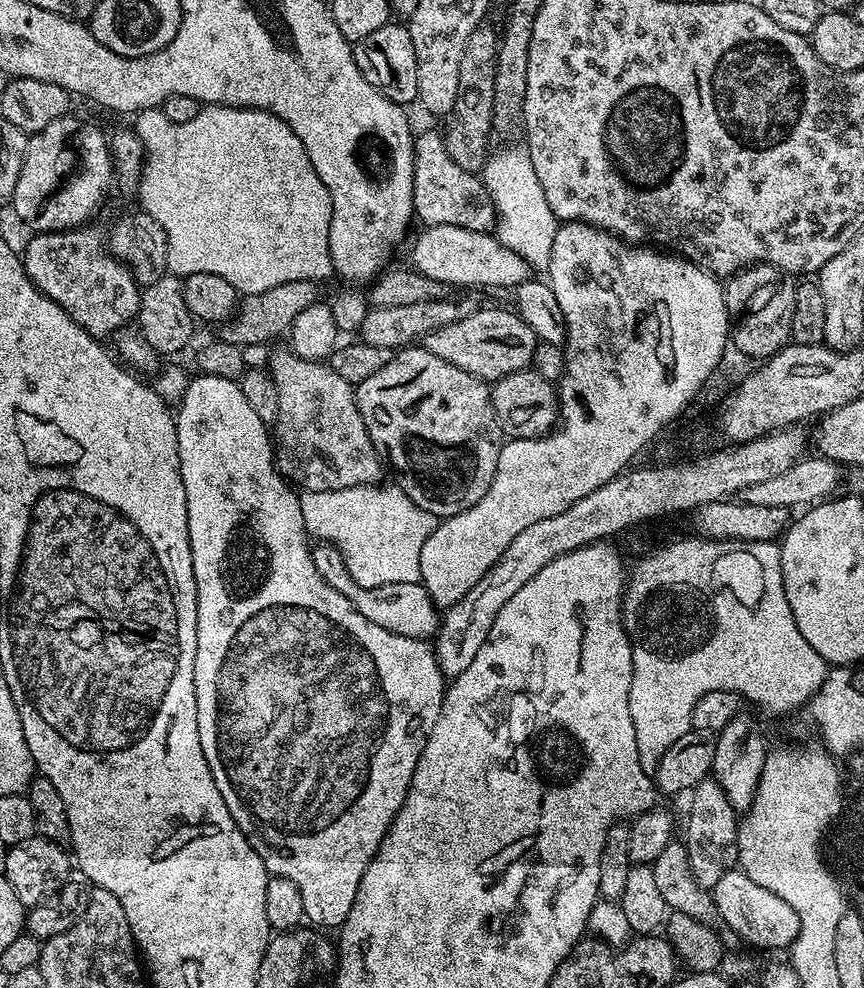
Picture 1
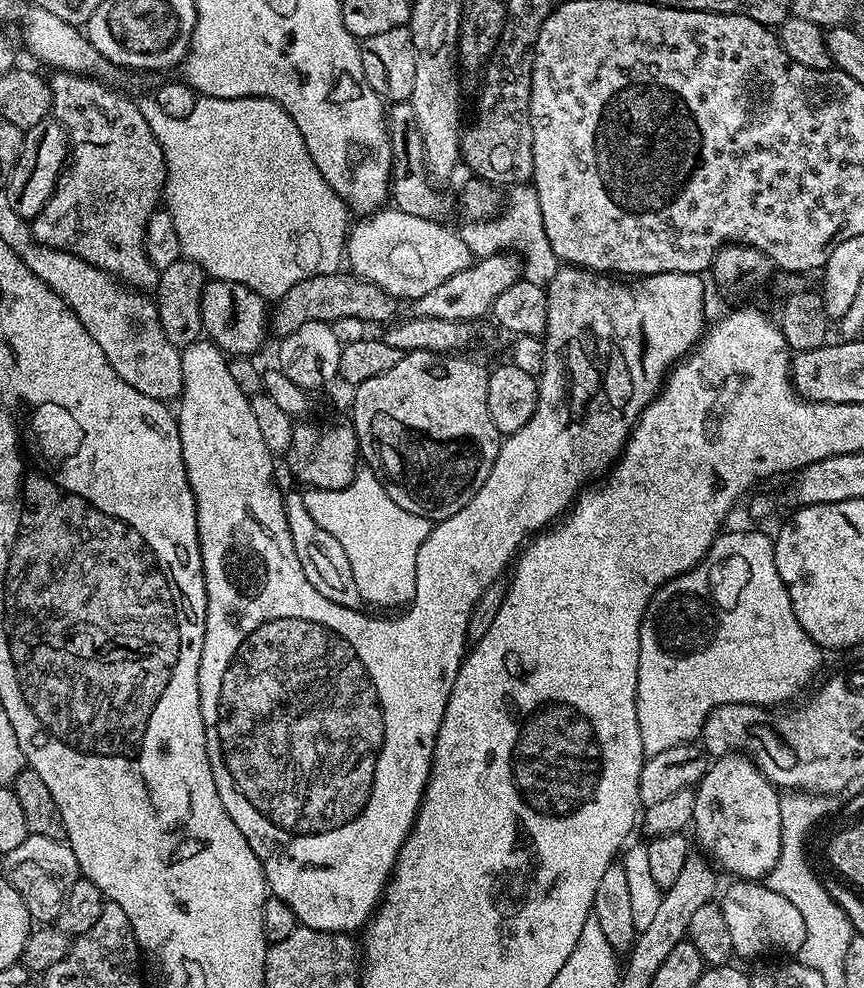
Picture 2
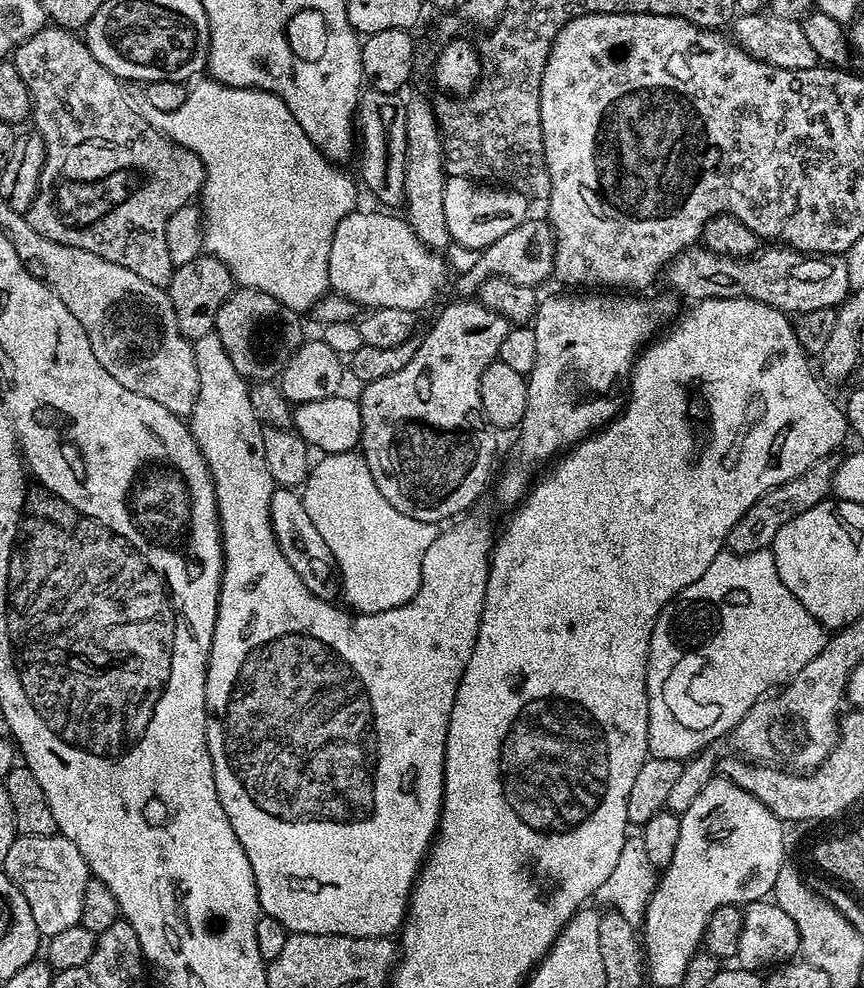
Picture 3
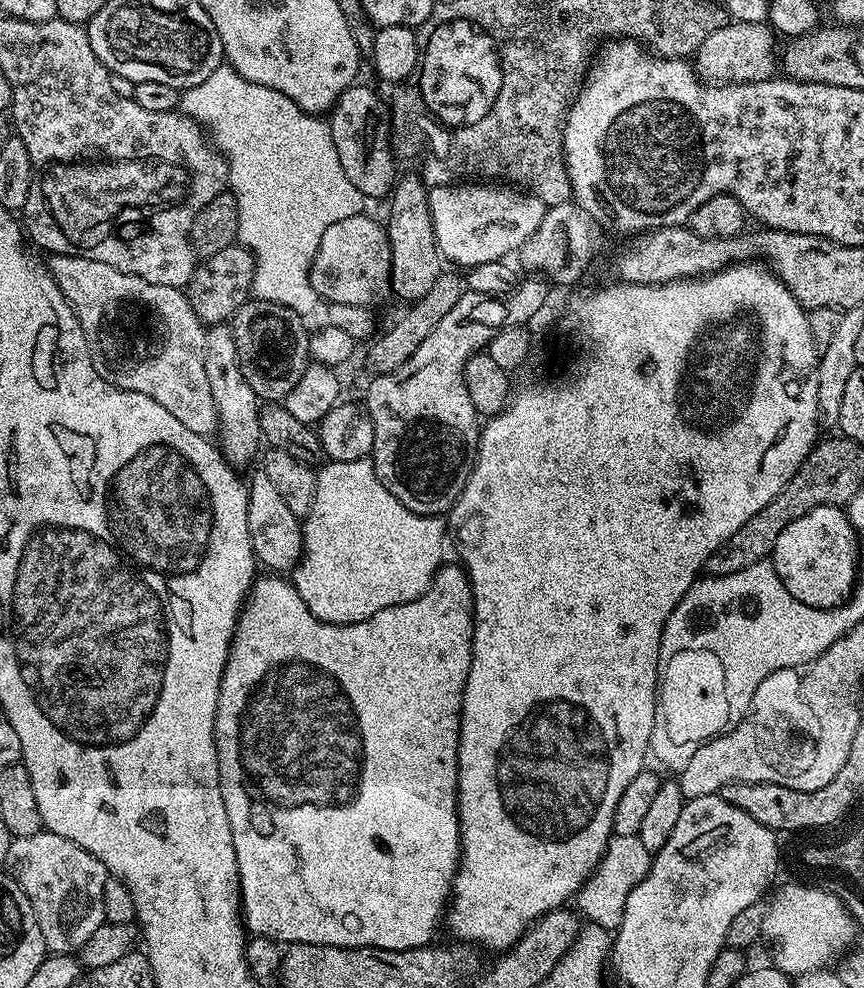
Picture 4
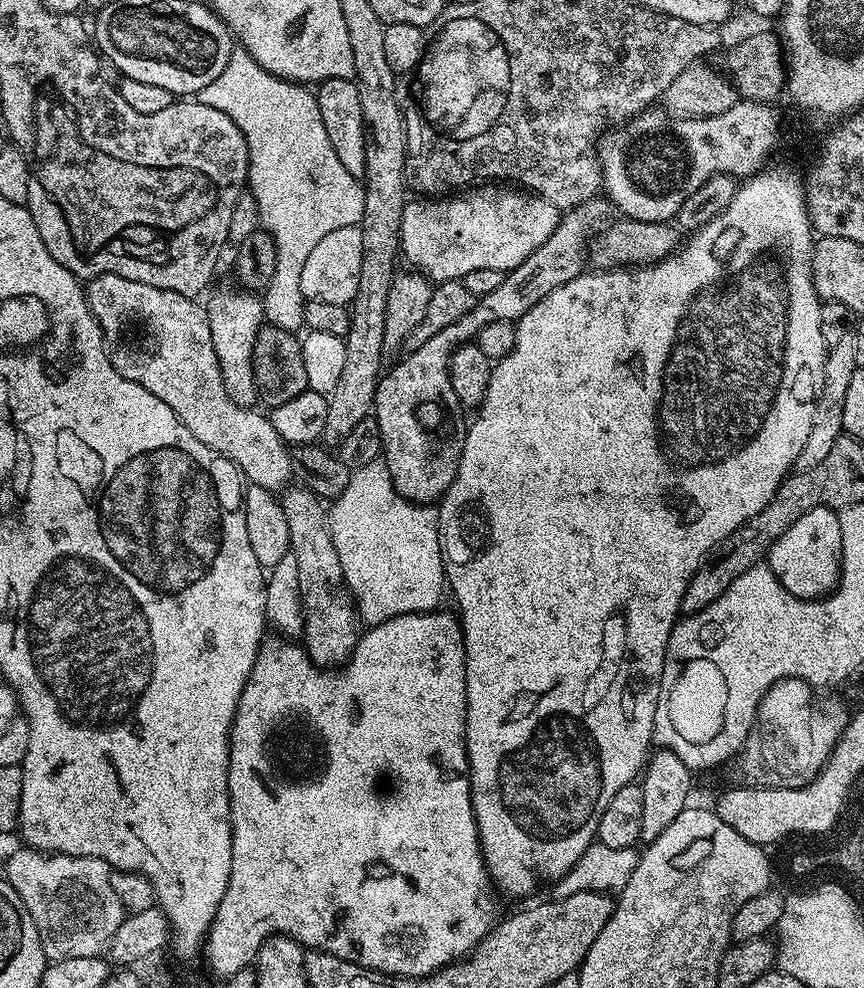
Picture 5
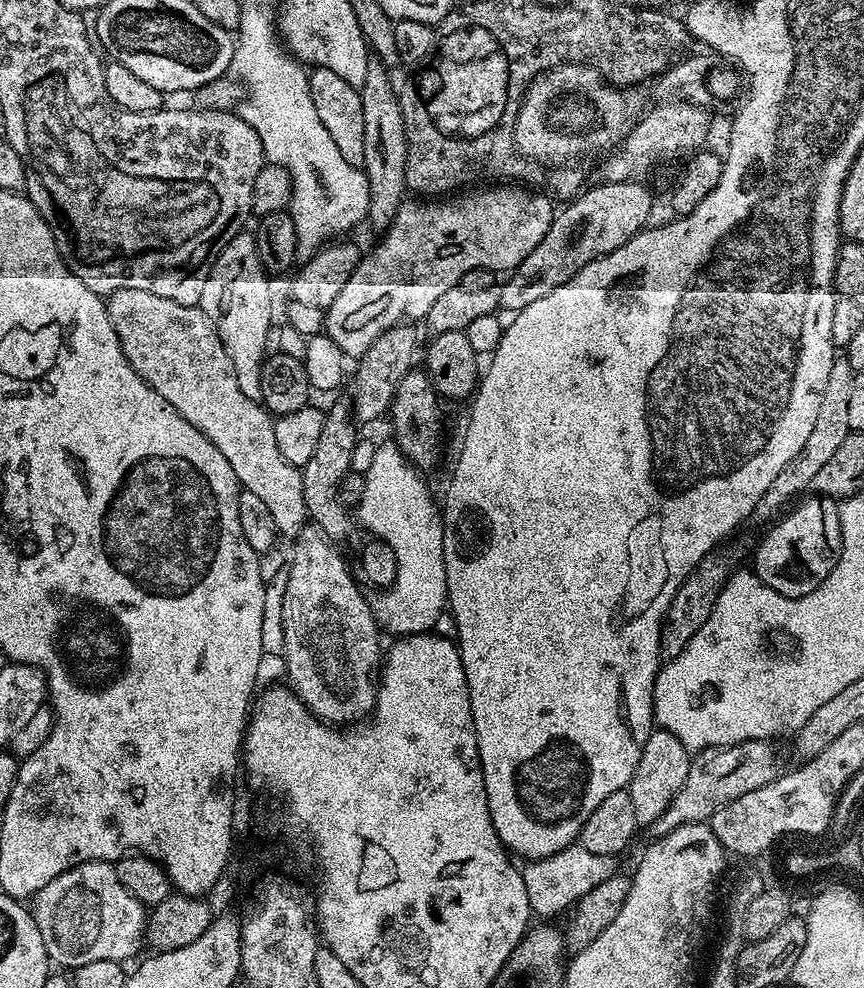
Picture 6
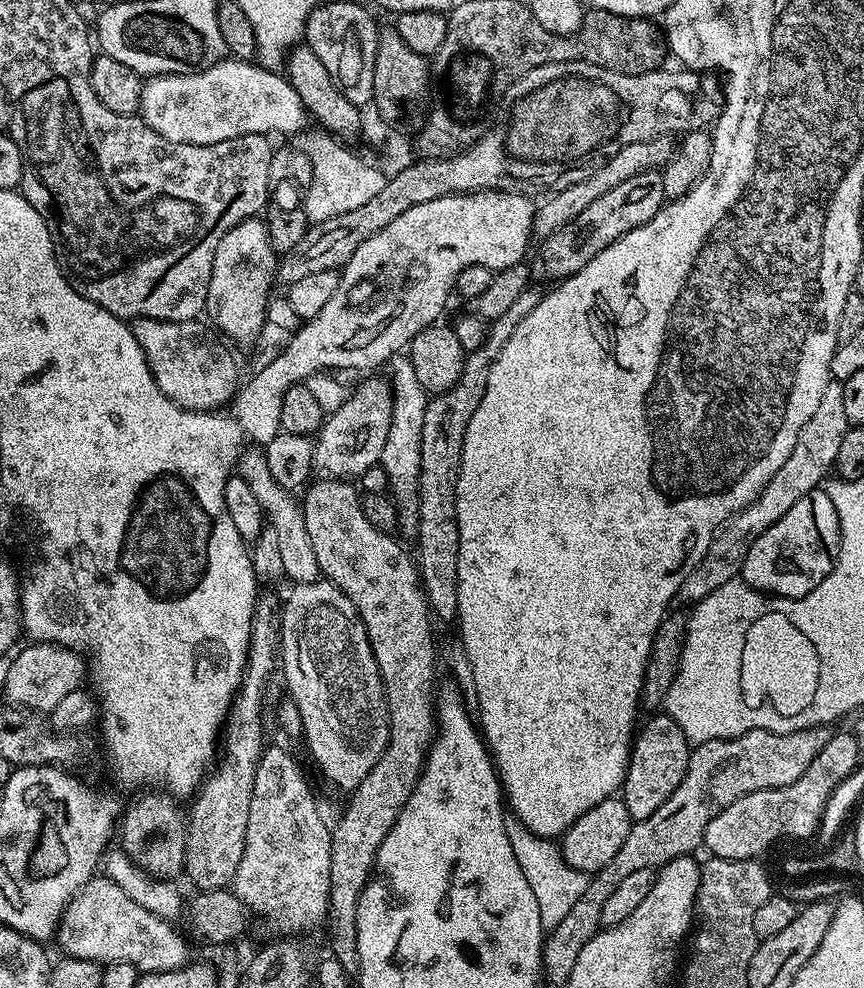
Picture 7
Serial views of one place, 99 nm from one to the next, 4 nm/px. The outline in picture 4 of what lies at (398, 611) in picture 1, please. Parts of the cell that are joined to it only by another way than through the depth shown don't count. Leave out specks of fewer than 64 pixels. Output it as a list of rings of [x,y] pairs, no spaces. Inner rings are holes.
[[[263,470],[256,472],[253,480],[247,481],[248,486],[248,529],[250,530],[250,542],[252,553],[256,556],[265,569],[276,574],[288,574],[299,564],[304,555],[304,529],[301,517],[286,506],[282,494],[271,484],[270,478],[266,478]]]

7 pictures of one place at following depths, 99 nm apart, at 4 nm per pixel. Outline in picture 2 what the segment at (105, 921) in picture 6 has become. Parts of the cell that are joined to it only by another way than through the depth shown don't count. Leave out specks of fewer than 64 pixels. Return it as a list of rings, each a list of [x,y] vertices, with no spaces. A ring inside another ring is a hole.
[[[29,835],[20,843],[14,850],[3,853],[2,860],[4,860],[4,872],[2,872],[3,879],[10,882],[10,886],[14,886],[14,890],[18,890],[18,894],[22,894],[22,902],[26,902],[26,910],[30,910],[33,921],[36,922],[54,922],[60,917],[60,911],[64,908],[64,901],[68,898],[68,892],[74,886],[74,882],[80,876],[80,867],[72,853],[72,847],[62,840],[55,840],[54,838],[42,838],[41,836]]]

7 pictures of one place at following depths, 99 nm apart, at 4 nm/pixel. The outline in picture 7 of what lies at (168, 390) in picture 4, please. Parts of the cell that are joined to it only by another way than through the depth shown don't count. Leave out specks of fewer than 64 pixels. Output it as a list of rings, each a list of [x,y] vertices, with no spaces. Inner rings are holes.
[[[137,319],[131,325],[133,334],[138,340],[138,346],[146,354],[146,362],[158,382],[158,390],[183,408],[195,412],[210,412],[223,409],[223,404],[236,392],[236,360],[228,353],[227,343],[219,344],[216,341],[217,333],[211,327],[200,324],[199,319],[194,320],[146,320]],[[245,451],[238,461],[238,475],[250,482],[250,490],[254,490],[254,498],[266,513],[267,526],[273,527],[278,534],[279,556],[282,558],[284,576],[292,584],[309,584],[321,577],[320,567],[314,558],[314,546],[310,546],[310,534],[306,534],[303,507],[298,503],[289,489],[278,486],[270,474],[270,466],[266,462],[263,451]]]

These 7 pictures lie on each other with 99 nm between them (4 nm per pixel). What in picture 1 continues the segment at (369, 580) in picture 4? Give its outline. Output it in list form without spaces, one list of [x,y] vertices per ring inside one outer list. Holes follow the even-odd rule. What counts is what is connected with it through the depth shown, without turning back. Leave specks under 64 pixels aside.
[[[365,486],[329,492],[301,491],[299,493],[304,528],[308,531],[309,537],[325,544],[333,544],[342,554],[346,562],[346,570],[350,570],[354,582],[358,582],[358,586],[363,588],[386,586],[386,582],[421,583],[422,546],[426,546],[426,538],[434,534],[438,523],[437,516],[422,510],[422,506],[414,506],[414,502],[410,502],[410,498],[400,487],[384,487]]]

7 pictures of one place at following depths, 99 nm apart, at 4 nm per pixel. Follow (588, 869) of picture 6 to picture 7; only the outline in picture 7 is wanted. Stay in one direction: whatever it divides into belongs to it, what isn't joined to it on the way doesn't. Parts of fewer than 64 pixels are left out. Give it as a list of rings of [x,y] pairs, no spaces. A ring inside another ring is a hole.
[[[505,815],[506,834],[510,838],[510,850],[514,850],[514,858],[518,858],[518,866],[526,877],[526,883],[530,885],[530,891],[538,902],[538,914],[542,918],[542,926],[545,930],[551,930],[566,918],[566,914],[586,894],[589,873],[582,870],[574,870],[564,860],[564,854],[560,851],[559,843],[555,839],[536,836],[531,830],[516,819],[515,816]]]

